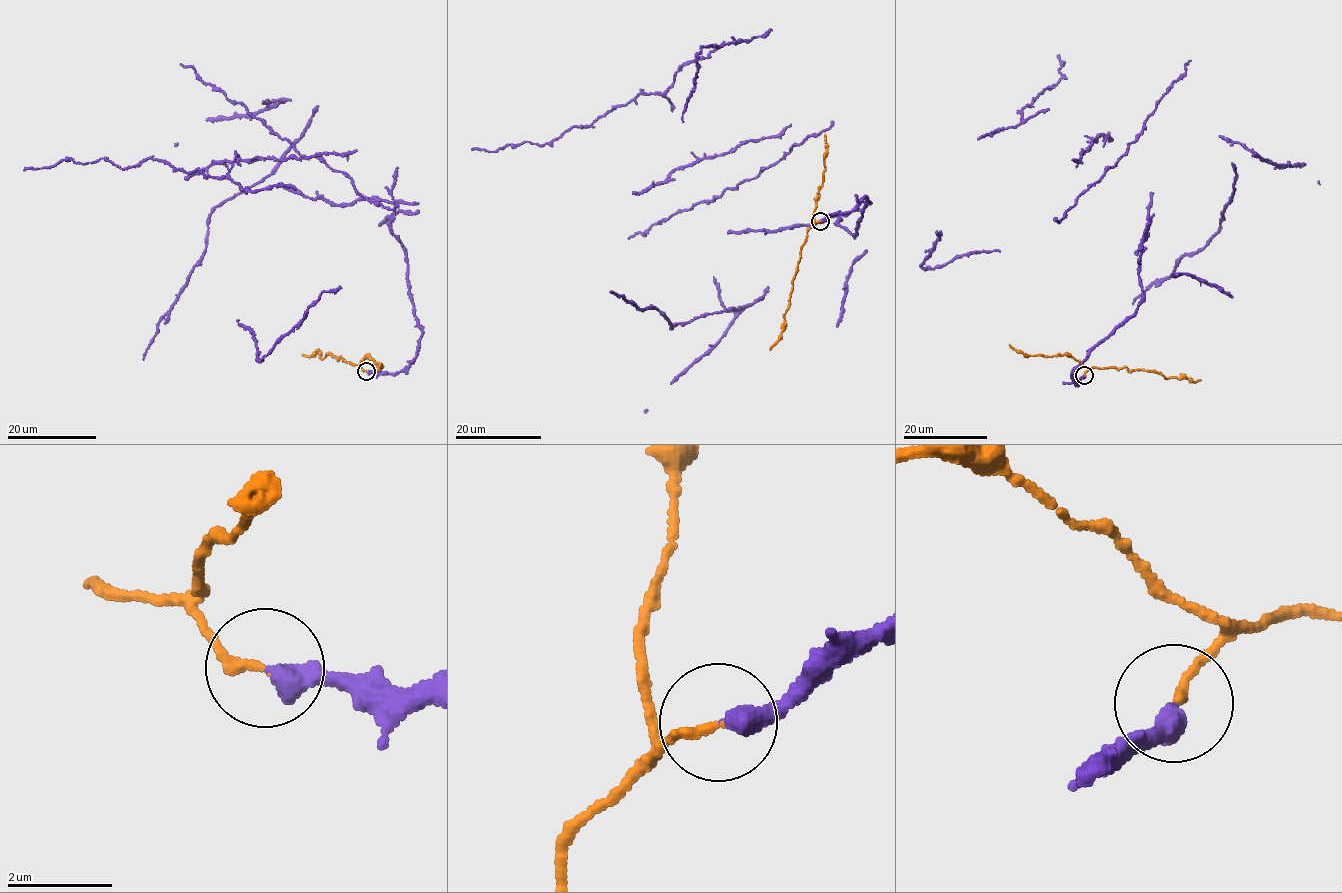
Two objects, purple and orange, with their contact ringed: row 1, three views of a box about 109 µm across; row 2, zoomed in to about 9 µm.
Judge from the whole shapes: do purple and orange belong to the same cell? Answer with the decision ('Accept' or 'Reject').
Reject

